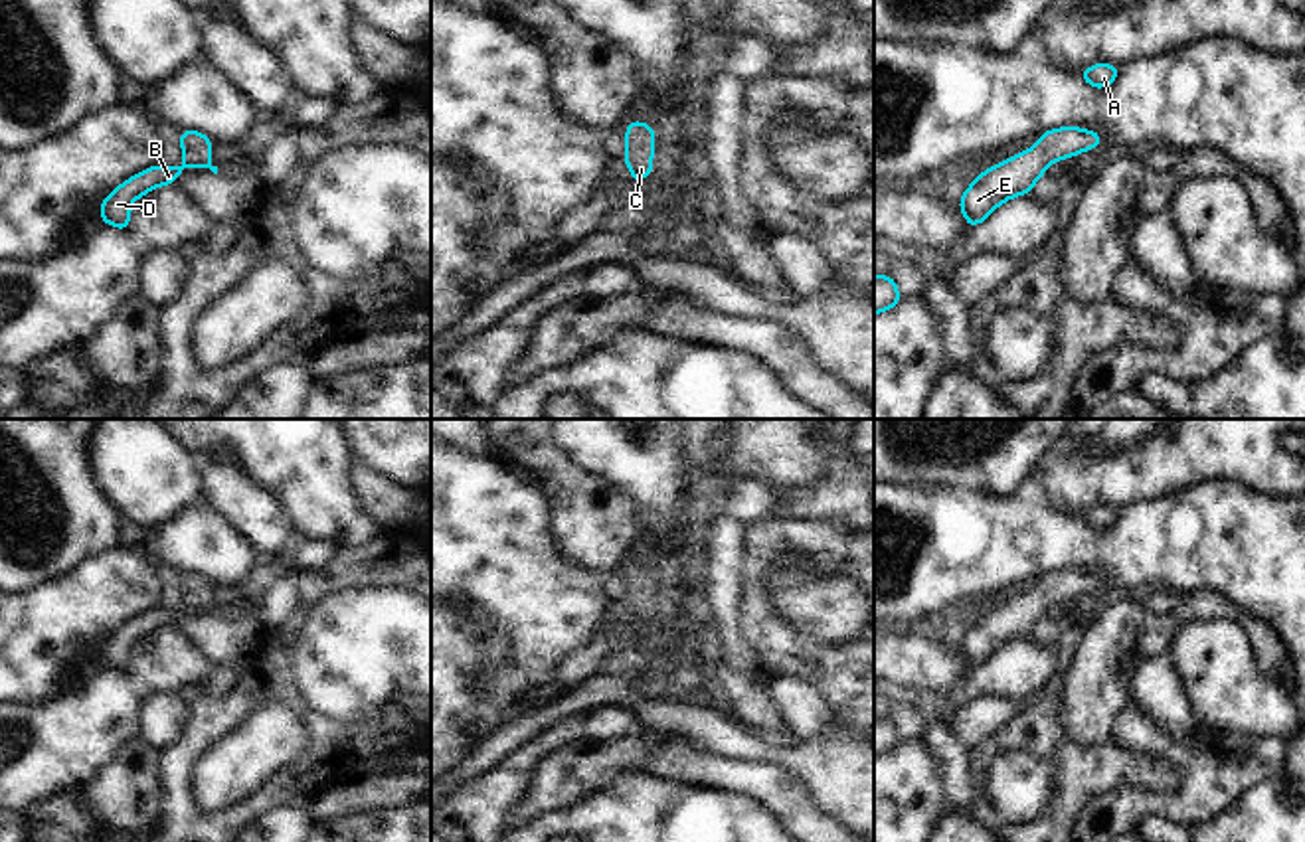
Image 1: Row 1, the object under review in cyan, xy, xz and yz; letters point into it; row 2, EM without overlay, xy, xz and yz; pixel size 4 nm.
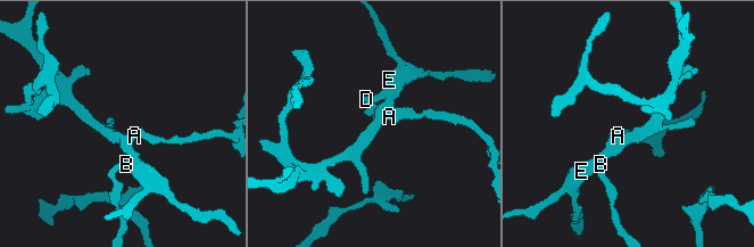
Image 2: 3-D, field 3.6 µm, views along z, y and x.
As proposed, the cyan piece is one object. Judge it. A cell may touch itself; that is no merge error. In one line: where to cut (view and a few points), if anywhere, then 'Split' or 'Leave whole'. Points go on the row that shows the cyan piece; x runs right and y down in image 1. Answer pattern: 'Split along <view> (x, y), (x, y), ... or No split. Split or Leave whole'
No split. Leave whole.

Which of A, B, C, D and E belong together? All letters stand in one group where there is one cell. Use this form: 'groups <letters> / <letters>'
groups A B C D E

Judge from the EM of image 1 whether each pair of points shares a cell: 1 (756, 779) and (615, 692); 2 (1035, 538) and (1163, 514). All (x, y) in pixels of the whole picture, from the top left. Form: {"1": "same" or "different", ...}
{"1": "different", "2": "same"}

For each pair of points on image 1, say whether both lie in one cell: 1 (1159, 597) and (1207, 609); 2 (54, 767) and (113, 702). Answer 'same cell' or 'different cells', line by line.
1: different cells
2: same cell

